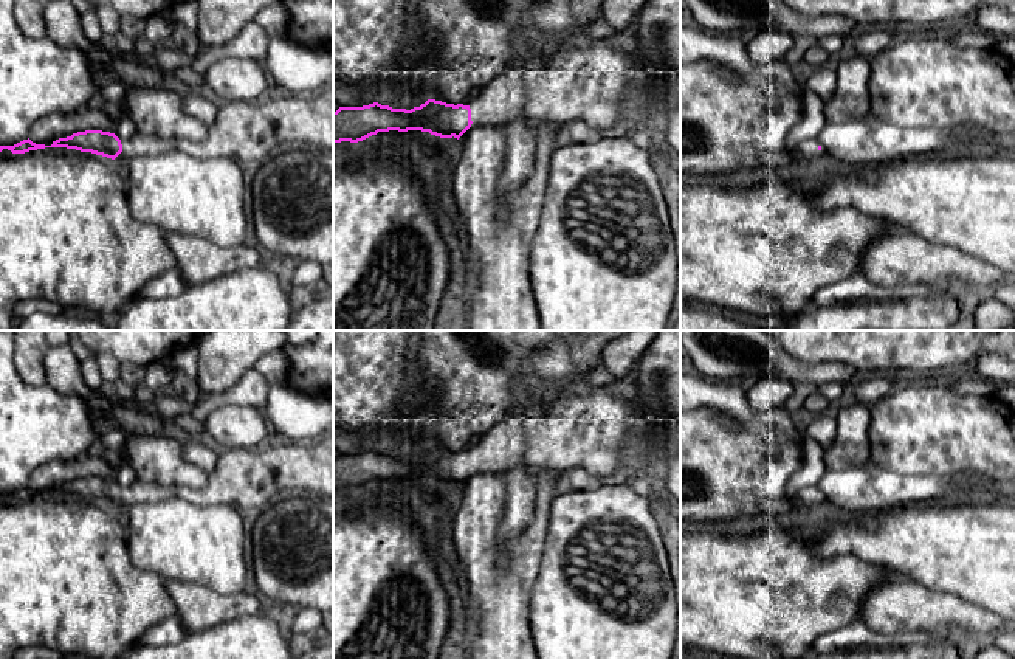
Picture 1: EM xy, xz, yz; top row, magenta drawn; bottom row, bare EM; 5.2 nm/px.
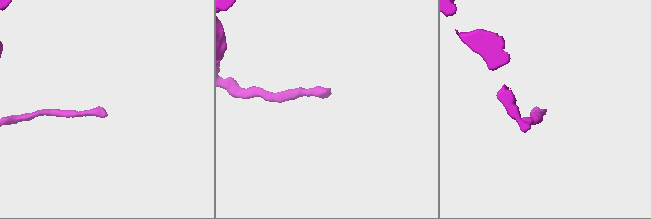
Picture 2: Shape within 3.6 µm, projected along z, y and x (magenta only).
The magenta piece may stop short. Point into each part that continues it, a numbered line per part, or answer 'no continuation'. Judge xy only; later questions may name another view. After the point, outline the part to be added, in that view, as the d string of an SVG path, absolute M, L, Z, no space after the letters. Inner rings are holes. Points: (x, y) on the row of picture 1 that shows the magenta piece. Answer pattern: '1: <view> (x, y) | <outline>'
1: xy (208, 197) | M135 133L118 138L122 152L116 160L126 166L127 203L136 220L152 223L166 234L200 236L223 248L251 239L248 167L226 157L195 158L158 136Z

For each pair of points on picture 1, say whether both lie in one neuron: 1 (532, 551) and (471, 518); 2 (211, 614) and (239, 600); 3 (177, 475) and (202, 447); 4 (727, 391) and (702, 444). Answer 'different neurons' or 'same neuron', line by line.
1: same neuron
2: same neuron
3: different neurons
4: different neurons

